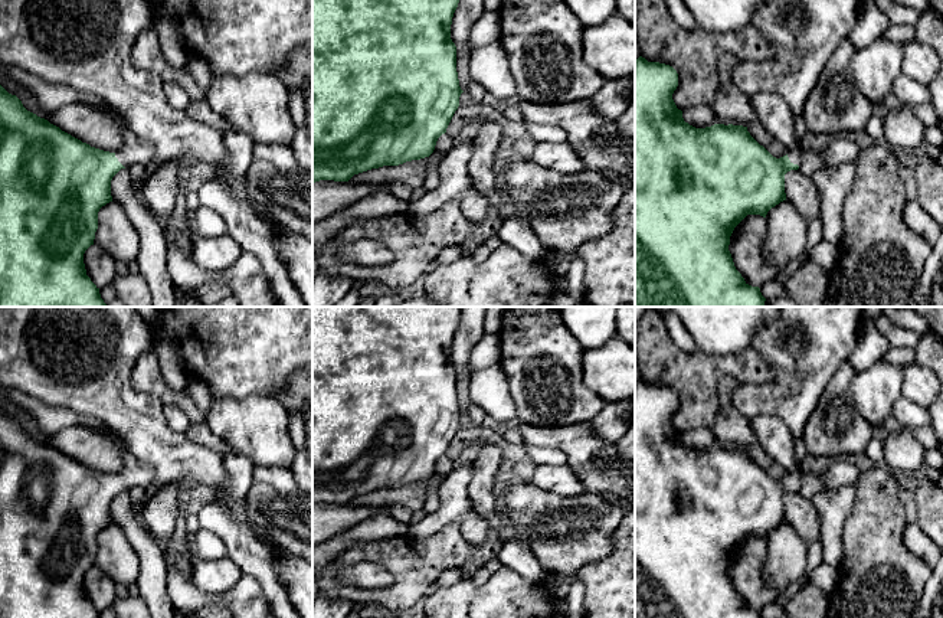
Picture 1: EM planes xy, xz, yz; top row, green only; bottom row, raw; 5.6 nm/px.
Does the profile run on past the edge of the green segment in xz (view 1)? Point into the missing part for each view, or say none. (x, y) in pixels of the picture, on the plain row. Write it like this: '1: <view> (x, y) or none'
1: none

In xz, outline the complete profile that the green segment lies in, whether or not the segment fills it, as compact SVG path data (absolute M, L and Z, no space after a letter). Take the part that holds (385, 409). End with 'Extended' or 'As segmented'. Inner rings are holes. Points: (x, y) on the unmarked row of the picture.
M312 307L312 506L348 504L354 497L383 488L429 480L459 429L464 415L456 395L456 369L451 362L462 307Z. As segmented

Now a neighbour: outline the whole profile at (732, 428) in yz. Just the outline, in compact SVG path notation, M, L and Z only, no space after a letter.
M721 376L718 383L718 411L713 432L717 447L749 449L757 442L750 419L733 405L733 393L740 382L731 376Z

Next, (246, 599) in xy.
M166 552L164 560L167 565L167 594L174 609L200 611L209 605L220 605L230 609L232 618L275 618L259 581L253 576L242 575L230 591L209 595L186 581Z

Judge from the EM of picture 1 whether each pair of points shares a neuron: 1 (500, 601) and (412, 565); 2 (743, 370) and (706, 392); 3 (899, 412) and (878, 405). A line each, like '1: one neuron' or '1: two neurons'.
1: two neurons
2: one neuron
3: two neurons

